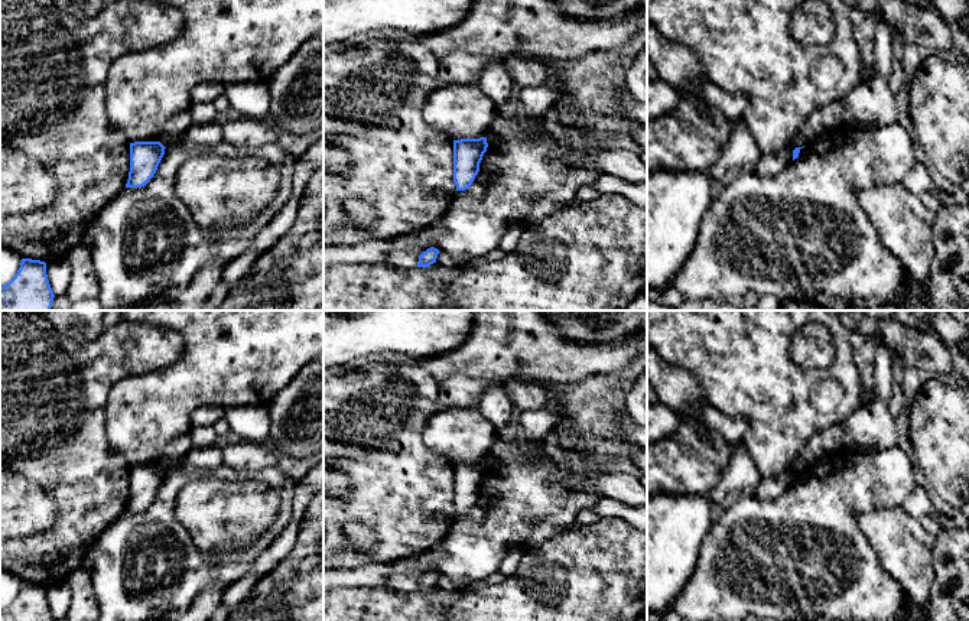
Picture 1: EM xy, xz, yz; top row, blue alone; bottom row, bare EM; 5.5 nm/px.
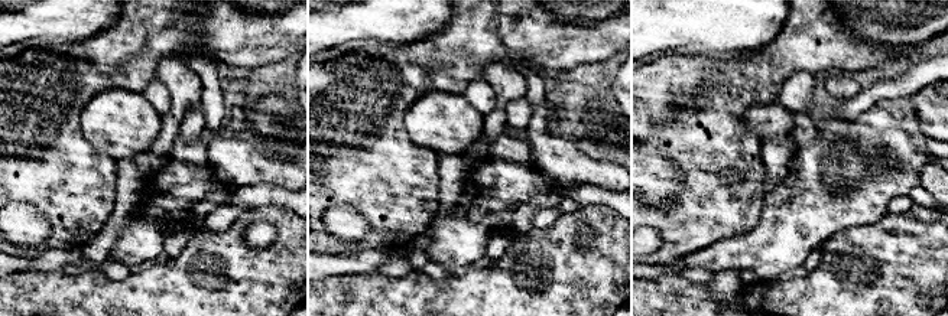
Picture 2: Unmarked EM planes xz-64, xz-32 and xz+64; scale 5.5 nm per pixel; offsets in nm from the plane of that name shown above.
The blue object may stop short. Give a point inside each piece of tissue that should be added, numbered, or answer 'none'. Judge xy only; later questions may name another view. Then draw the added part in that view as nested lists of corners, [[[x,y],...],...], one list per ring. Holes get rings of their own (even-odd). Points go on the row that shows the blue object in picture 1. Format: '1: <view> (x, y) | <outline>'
none

